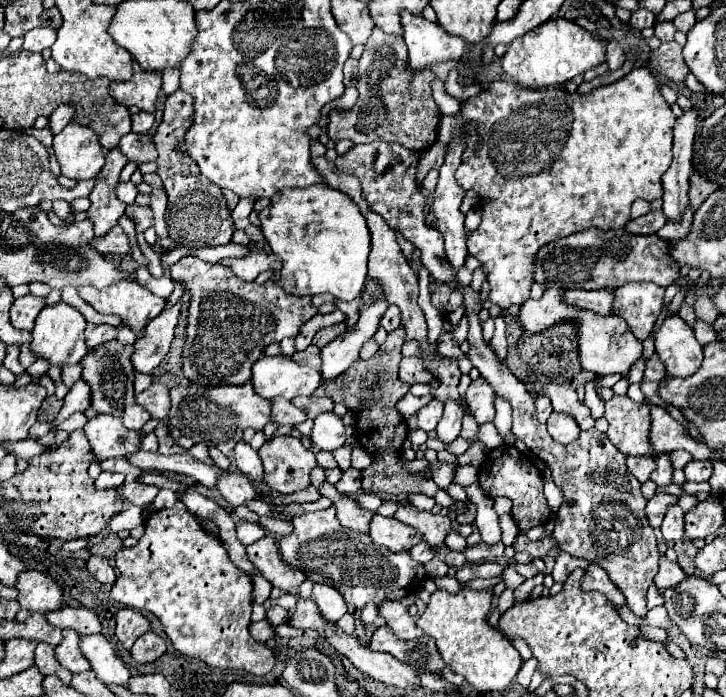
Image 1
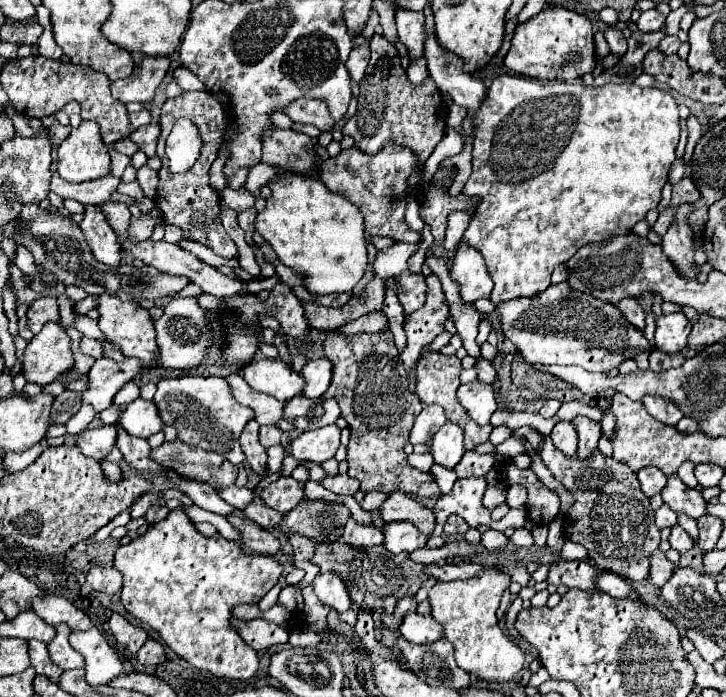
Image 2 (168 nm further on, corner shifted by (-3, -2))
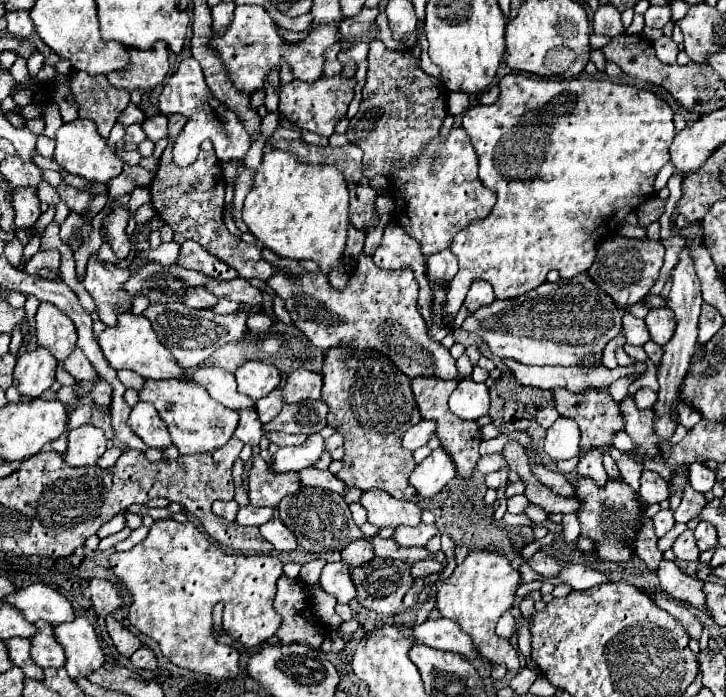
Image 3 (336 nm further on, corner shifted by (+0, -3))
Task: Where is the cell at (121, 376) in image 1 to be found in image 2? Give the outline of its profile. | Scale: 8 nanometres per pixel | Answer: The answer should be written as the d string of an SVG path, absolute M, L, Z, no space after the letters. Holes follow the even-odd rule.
M136 399L128 405L120 405L118 423L134 437L150 437L162 431L164 423L154 407L154 403L146 403L144 399Z

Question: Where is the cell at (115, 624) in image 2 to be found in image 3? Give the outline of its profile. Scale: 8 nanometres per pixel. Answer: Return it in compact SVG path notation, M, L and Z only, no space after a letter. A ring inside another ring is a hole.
M111 616L107 618L107 632L109 632L109 636L111 636L115 648L119 650L119 654L125 656L125 658L129 658L137 648L141 648L139 638L137 638L129 628L125 628L123 624L119 624L119 622L117 622L115 618L111 618Z

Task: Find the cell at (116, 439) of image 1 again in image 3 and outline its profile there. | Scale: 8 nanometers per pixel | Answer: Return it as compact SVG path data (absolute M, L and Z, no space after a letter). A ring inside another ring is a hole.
M91 424L75 428L69 432L69 448L65 452L65 462L69 466L95 466L105 452L107 438L101 428Z

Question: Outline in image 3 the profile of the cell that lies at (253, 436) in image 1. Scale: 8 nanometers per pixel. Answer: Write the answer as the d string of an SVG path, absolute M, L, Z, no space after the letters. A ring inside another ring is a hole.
M269 432L267 438L277 444L277 446L293 446L293 444L303 444L307 440L307 436L299 436L299 434L285 434L285 432Z

